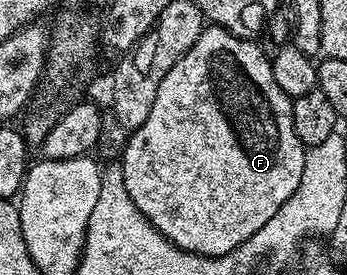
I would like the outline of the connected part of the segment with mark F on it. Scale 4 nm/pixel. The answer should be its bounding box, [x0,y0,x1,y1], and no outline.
[121,24,305,257]

